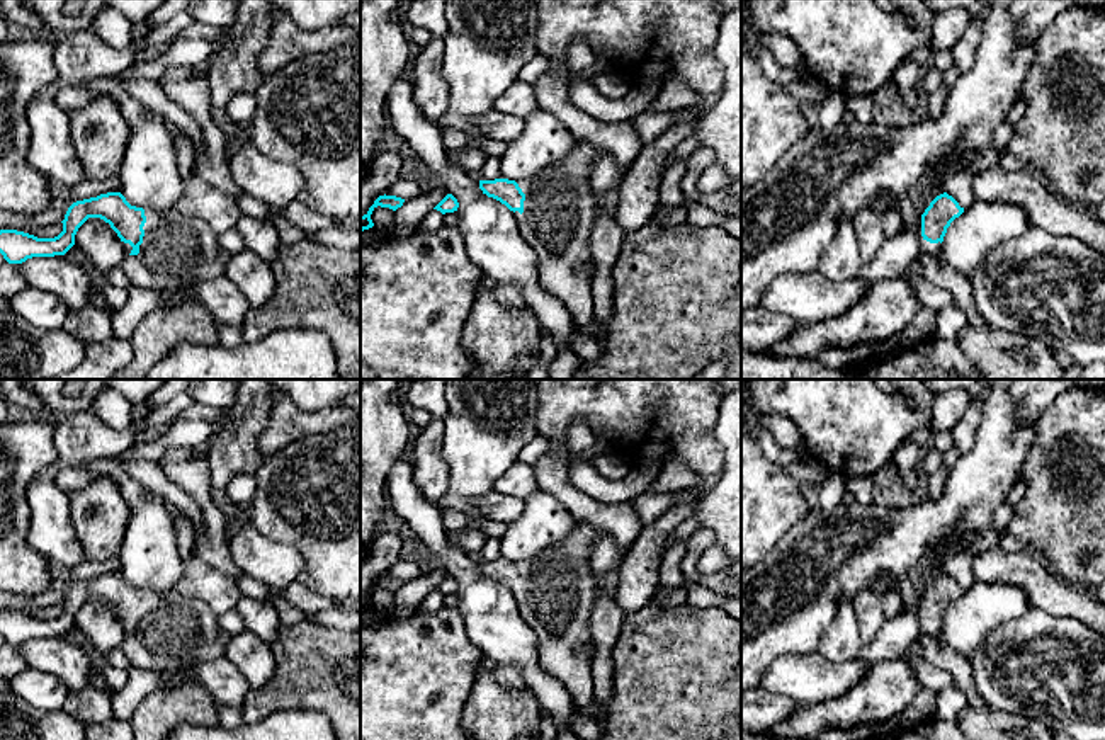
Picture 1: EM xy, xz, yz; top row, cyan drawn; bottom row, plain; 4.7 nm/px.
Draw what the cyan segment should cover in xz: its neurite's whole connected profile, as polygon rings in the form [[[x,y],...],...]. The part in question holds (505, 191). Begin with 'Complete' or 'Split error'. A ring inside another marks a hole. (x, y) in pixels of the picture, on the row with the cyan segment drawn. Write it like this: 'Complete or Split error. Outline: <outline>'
Split error. Outline: [[[576,139],[575,148],[559,162],[539,175],[524,180],[479,180],[479,189],[488,197],[505,204],[517,218],[524,242],[539,259],[541,286],[558,299],[570,313],[570,335],[561,347],[571,345],[583,337],[590,337],[586,325],[593,318],[593,293],[590,236],[597,221],[597,201],[592,187],[592,165],[604,157],[604,148]]]

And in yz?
Split error. Outline: [[[947,192],[937,196],[921,214],[920,250],[935,257],[944,267],[940,248],[950,223],[964,213],[964,208]]]

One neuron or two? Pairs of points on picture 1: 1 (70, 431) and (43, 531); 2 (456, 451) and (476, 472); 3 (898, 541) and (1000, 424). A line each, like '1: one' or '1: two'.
1: one
2: one
3: one

